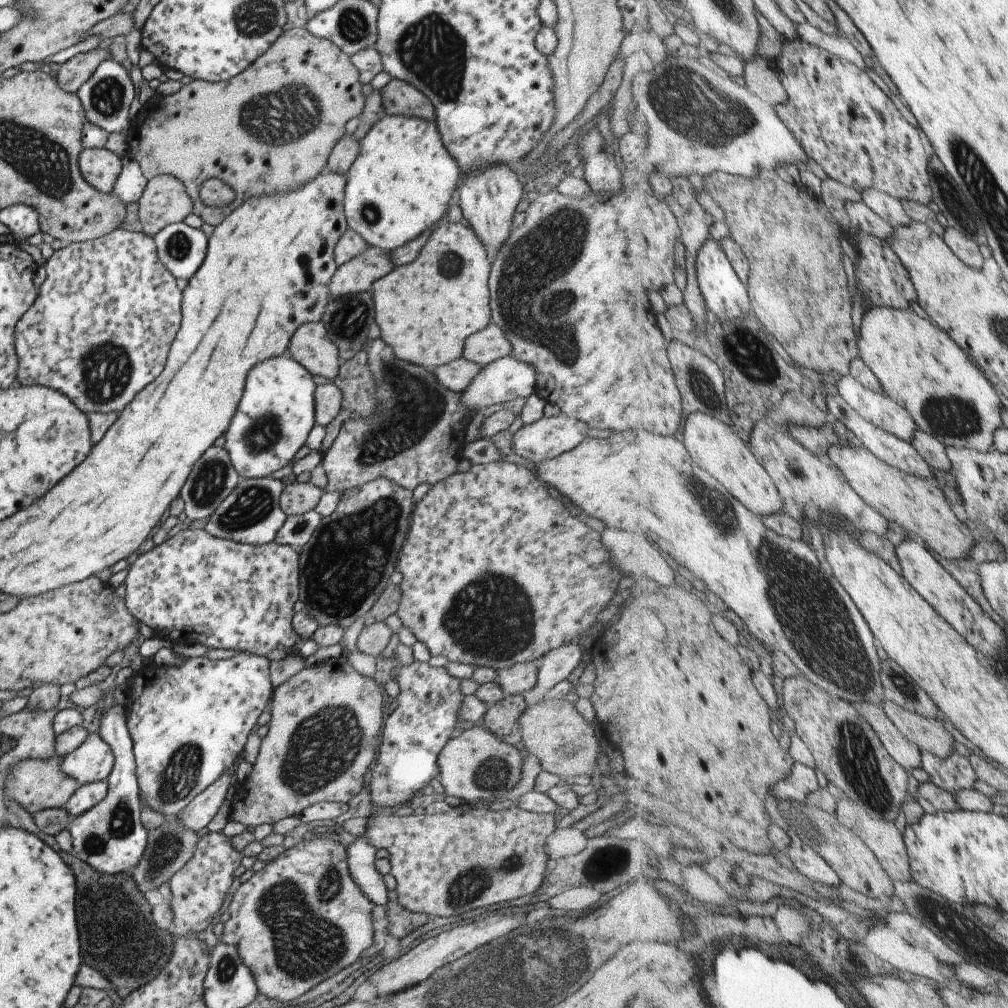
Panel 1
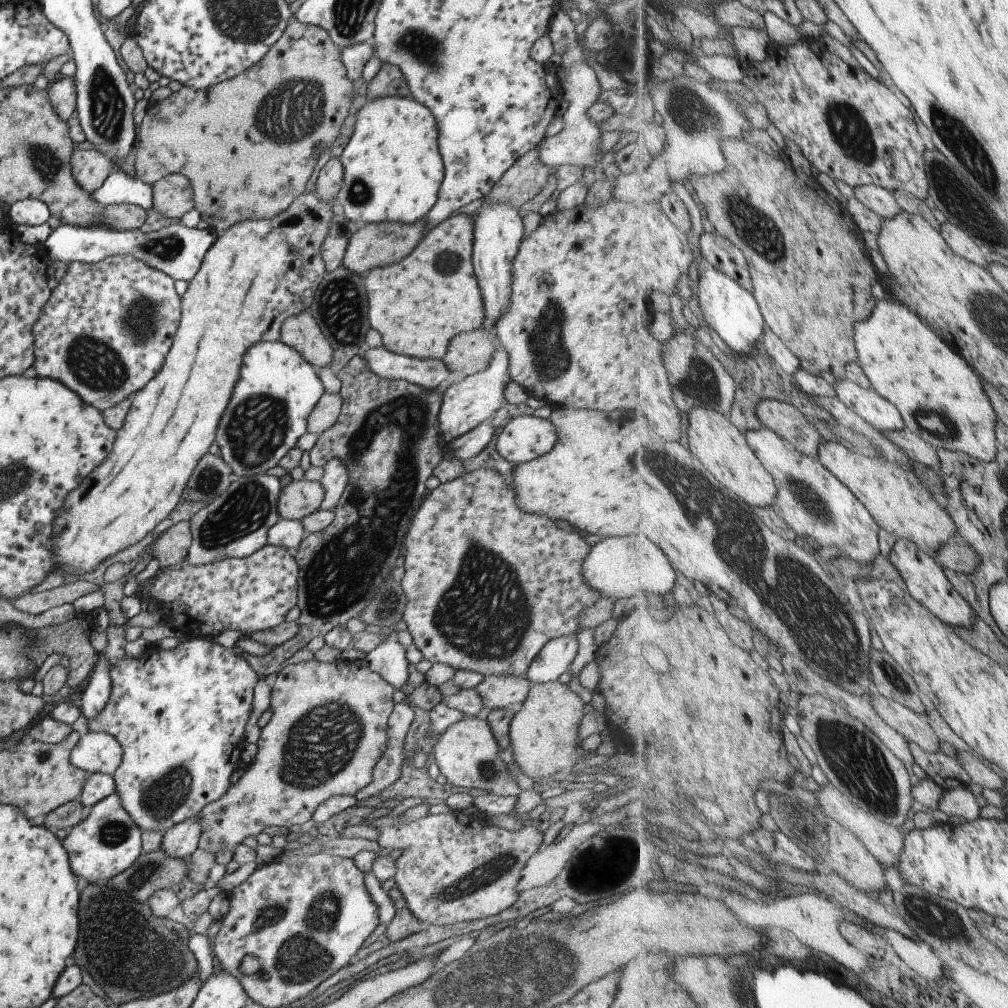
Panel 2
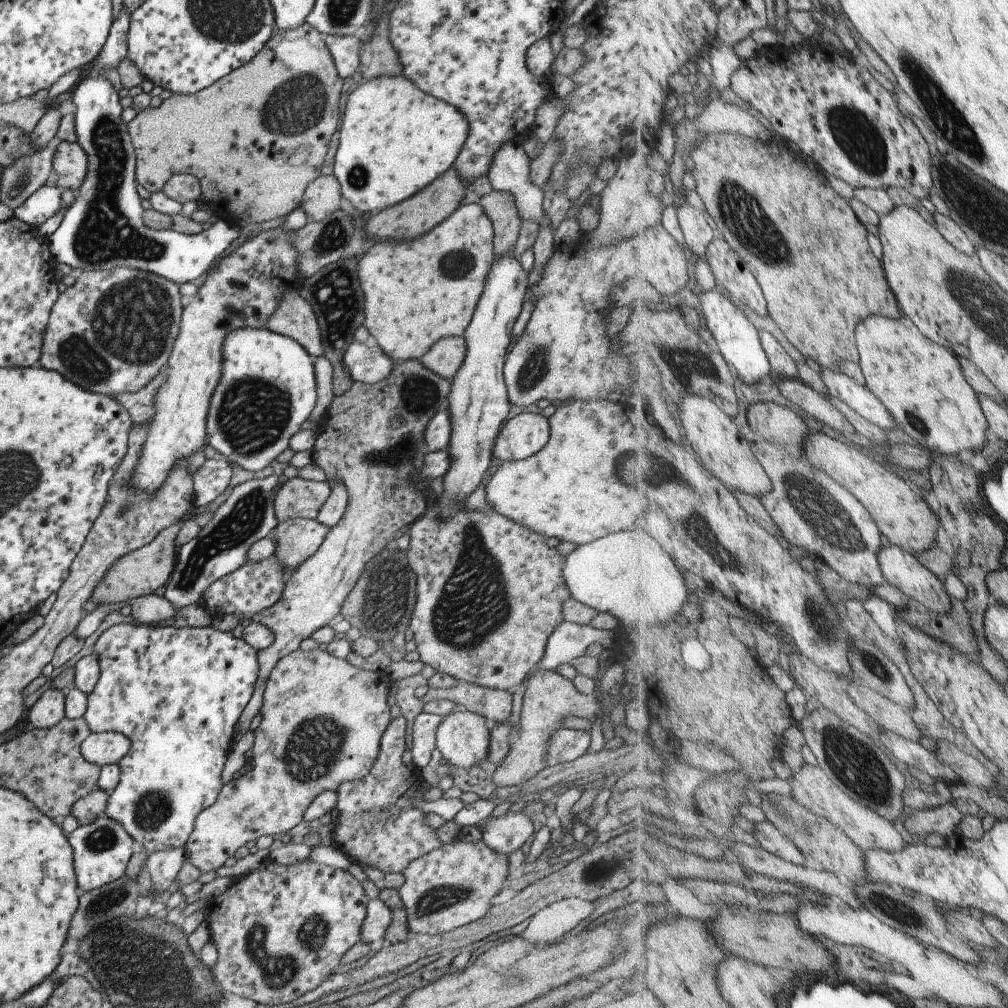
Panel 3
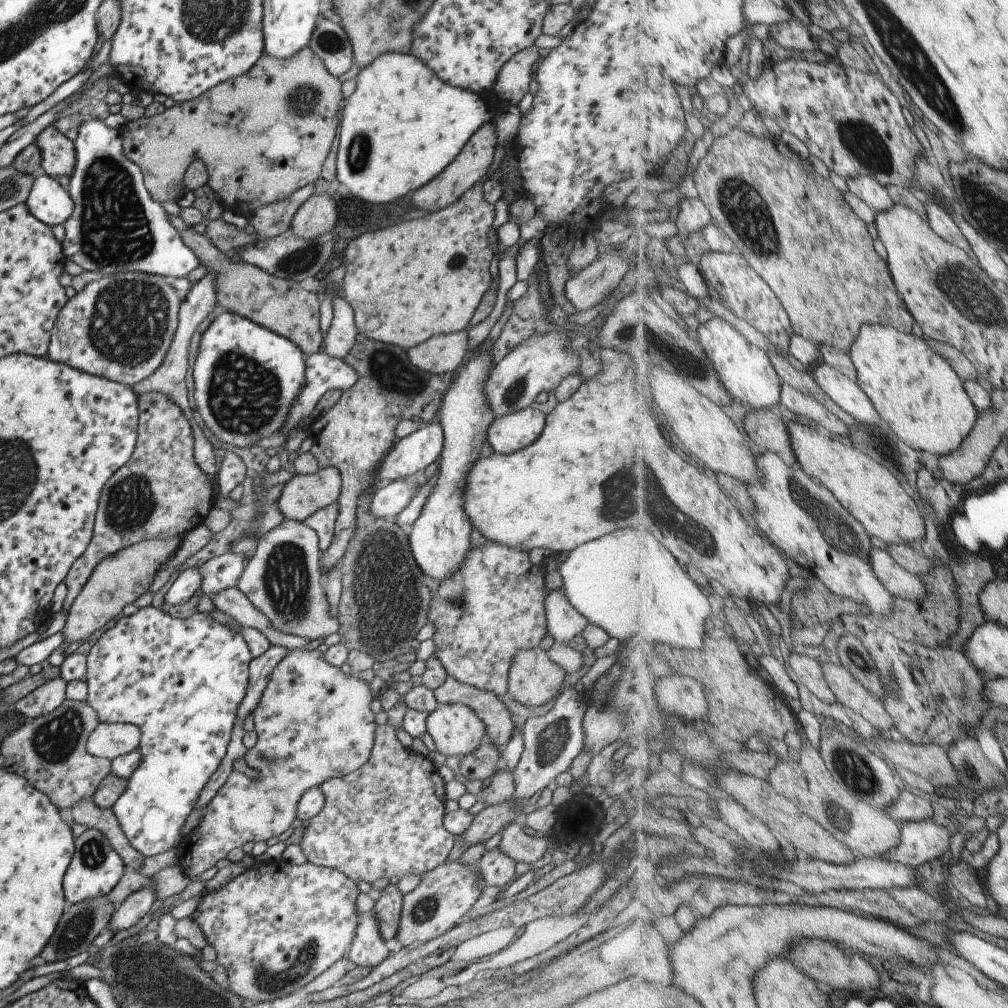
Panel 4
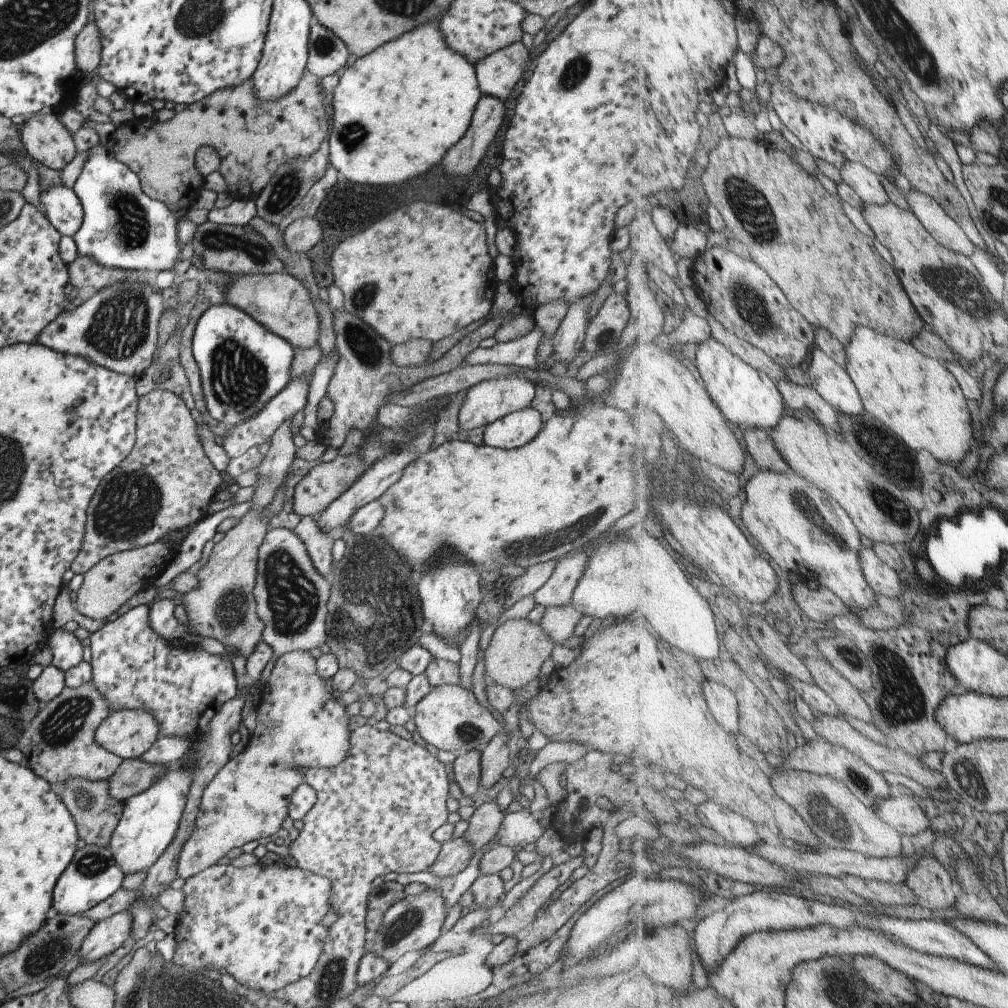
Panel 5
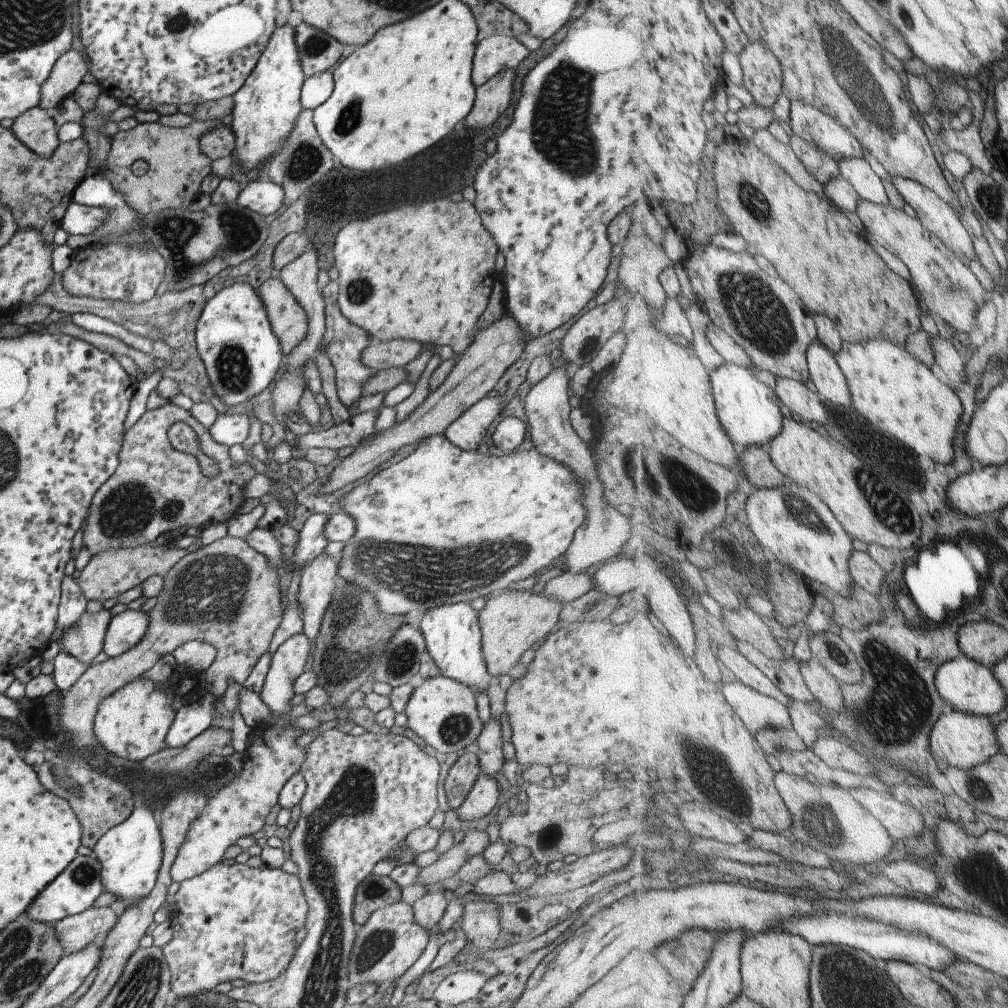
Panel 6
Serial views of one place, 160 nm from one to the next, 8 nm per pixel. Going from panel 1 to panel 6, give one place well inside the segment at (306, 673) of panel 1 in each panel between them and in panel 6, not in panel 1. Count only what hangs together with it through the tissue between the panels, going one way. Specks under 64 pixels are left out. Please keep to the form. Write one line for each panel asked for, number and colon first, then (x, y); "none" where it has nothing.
2: (327, 727)
3: (322, 720)
4: (313, 722)
5: (297, 725)
6: (239, 809)

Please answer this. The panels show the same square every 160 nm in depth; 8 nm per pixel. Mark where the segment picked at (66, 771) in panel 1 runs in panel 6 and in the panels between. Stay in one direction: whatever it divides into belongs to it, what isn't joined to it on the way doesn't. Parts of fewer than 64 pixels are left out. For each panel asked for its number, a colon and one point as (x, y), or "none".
2: (95, 752)
3: (104, 748)
4: (109, 740)
5: (129, 733)
6: (132, 722)

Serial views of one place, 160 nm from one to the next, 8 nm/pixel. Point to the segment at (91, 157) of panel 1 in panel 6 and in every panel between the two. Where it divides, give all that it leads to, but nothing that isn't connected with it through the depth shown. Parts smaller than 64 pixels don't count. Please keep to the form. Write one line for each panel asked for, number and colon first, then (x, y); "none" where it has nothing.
2: (90, 168)
3: (69, 164)
4: (57, 155)
5: (44, 139)
6: (36, 130)

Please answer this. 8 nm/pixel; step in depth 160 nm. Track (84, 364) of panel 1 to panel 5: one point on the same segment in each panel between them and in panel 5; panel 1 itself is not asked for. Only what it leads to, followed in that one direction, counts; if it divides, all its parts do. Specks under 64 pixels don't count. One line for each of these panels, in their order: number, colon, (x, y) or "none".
2: (104, 331)
3: (111, 331)
4: (118, 327)
5: (116, 328)

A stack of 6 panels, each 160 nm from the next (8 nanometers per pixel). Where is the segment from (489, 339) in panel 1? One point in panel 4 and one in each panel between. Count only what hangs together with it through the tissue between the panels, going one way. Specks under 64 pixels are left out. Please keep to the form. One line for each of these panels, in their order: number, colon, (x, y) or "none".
2: (470, 352)
3: (445, 356)
4: (442, 354)

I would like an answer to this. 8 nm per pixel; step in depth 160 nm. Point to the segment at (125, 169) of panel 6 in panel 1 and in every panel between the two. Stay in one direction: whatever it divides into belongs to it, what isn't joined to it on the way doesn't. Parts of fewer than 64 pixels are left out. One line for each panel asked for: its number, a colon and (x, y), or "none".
1: (298, 96)
2: (249, 154)
3: (254, 140)
4: (261, 135)
5: (252, 138)

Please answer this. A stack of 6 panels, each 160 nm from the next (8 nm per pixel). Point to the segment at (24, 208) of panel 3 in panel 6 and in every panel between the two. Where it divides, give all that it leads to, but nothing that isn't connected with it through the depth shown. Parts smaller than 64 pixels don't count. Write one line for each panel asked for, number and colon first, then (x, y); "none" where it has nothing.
4: (47, 201)
5: (62, 208)
6: (78, 219)

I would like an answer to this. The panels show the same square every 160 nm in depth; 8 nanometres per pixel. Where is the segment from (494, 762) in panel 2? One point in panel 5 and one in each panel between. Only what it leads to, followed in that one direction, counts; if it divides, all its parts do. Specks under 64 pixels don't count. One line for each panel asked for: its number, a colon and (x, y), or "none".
3: (462, 738)
4: (455, 730)
5: (448, 717)

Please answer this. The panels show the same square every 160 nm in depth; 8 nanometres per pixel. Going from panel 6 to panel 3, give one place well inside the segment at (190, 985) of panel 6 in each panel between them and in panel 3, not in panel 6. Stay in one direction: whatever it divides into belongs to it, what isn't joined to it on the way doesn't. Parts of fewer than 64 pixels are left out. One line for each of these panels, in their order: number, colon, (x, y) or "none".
3: (279, 930)
4: (274, 928)
5: (262, 924)

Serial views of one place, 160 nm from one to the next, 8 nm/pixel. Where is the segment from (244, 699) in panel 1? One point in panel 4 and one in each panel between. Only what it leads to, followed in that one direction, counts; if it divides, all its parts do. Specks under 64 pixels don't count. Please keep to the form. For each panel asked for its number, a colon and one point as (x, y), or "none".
2: (178, 715)
3: (176, 694)
4: (179, 681)

